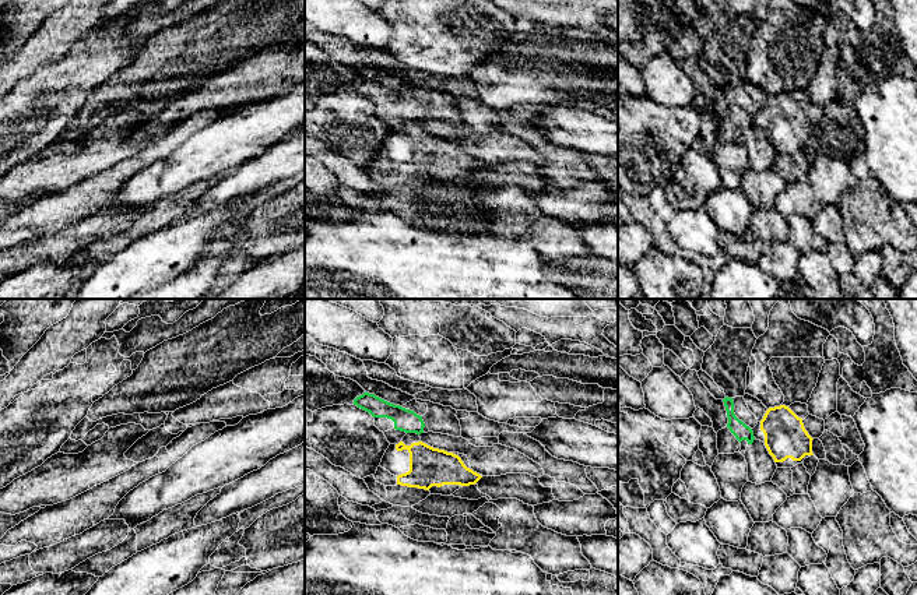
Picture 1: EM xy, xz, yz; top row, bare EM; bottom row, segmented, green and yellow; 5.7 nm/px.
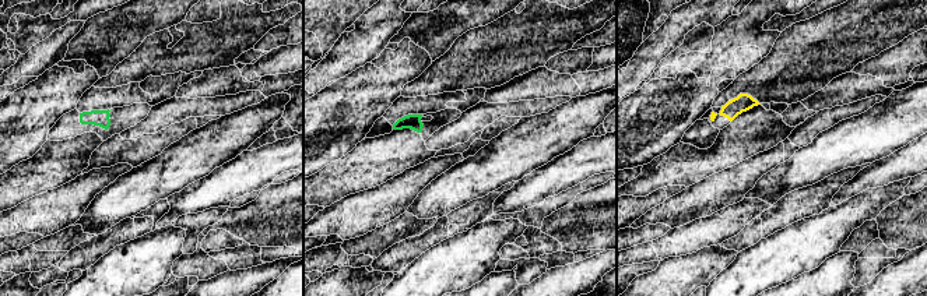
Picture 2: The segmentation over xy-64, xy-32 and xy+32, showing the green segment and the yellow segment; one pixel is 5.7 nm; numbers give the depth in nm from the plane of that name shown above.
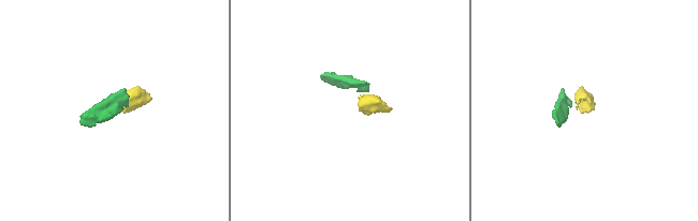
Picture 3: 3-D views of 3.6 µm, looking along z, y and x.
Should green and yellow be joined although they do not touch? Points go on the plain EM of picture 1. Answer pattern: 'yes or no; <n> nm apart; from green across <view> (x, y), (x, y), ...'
no; 50 nm apart; from green across xz (418, 120), (418, 129)

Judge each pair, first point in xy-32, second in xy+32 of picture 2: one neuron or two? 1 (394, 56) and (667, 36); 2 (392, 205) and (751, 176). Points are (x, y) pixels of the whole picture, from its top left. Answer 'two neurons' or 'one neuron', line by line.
1: two neurons
2: one neuron

